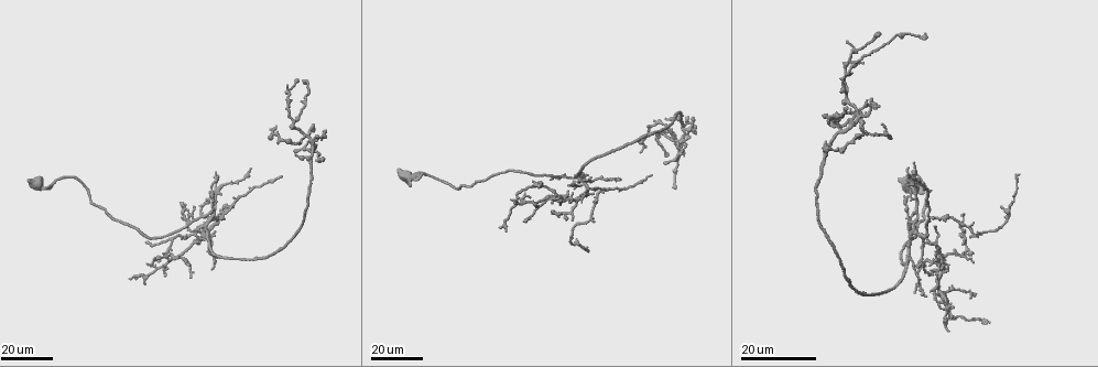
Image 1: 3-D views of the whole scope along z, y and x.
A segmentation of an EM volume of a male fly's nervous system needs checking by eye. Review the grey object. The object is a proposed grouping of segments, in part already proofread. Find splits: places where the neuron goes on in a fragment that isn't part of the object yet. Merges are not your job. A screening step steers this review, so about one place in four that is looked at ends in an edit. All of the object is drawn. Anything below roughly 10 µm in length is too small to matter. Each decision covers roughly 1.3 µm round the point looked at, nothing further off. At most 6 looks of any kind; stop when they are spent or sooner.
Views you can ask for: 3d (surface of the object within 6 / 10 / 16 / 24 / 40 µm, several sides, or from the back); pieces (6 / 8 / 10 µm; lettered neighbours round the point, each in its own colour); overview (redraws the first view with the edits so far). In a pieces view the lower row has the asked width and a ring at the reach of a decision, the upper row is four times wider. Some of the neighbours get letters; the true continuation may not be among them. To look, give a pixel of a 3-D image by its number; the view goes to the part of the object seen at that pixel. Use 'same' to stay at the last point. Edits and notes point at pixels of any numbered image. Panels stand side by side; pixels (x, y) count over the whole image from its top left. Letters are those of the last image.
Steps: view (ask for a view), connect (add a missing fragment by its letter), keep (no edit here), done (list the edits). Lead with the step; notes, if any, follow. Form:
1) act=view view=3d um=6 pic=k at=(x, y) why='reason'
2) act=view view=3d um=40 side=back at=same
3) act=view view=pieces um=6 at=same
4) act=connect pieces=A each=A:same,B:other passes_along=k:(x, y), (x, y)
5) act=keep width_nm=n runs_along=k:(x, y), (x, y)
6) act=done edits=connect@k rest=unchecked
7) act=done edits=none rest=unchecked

act=view view=3d um=24 pic=1 at=(845, 107) why='stops while still wide'

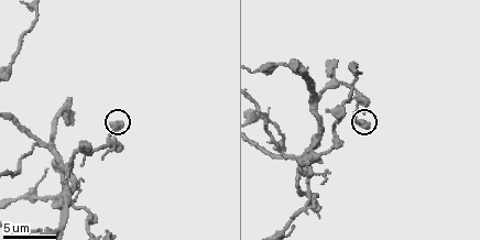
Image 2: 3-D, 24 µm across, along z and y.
act=view view=3d um=10 pic=2 at=(369, 128)

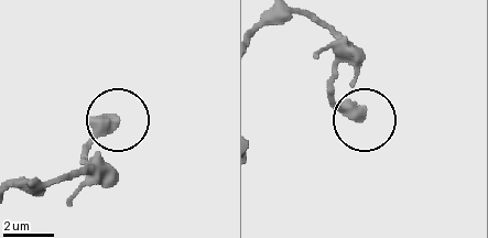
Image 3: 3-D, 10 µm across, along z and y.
act=view view=pieces um=10 pic=3 at=(113, 118)

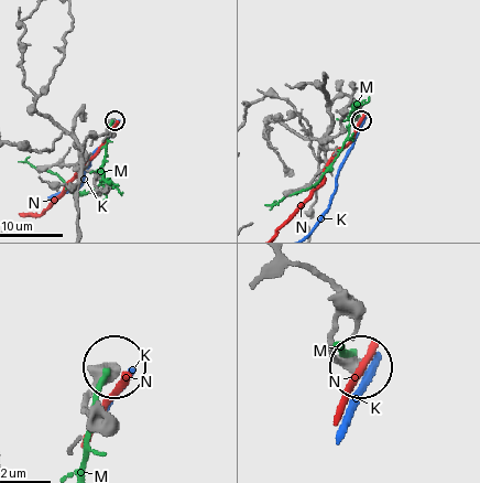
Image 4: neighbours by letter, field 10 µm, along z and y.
act=keep each=K:other,M:other,N:other found='no lettered fragment goes on from it'

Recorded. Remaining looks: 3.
act=view view=3d um=16 pic=1 at=(924, 34) why='thin end'

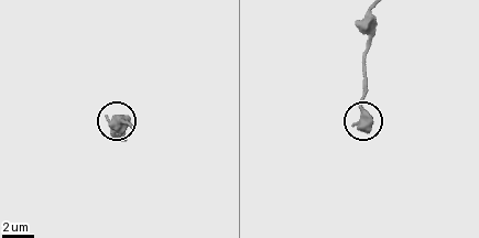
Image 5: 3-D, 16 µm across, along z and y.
act=view view=pieces um=6 pic=5 at=(353, 123)

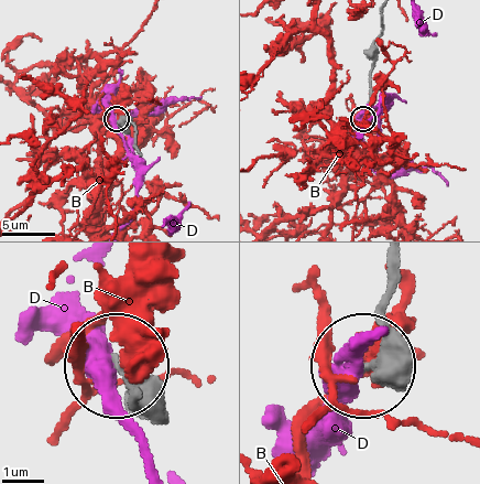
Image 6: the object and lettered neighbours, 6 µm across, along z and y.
act=keep width_nm=170 each=B:other,D:other runs_along=6:(395, 267), (385, 341), (368, 362) found='none of them fits'

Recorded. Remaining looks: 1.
act=done edits=none rest=unchecked

